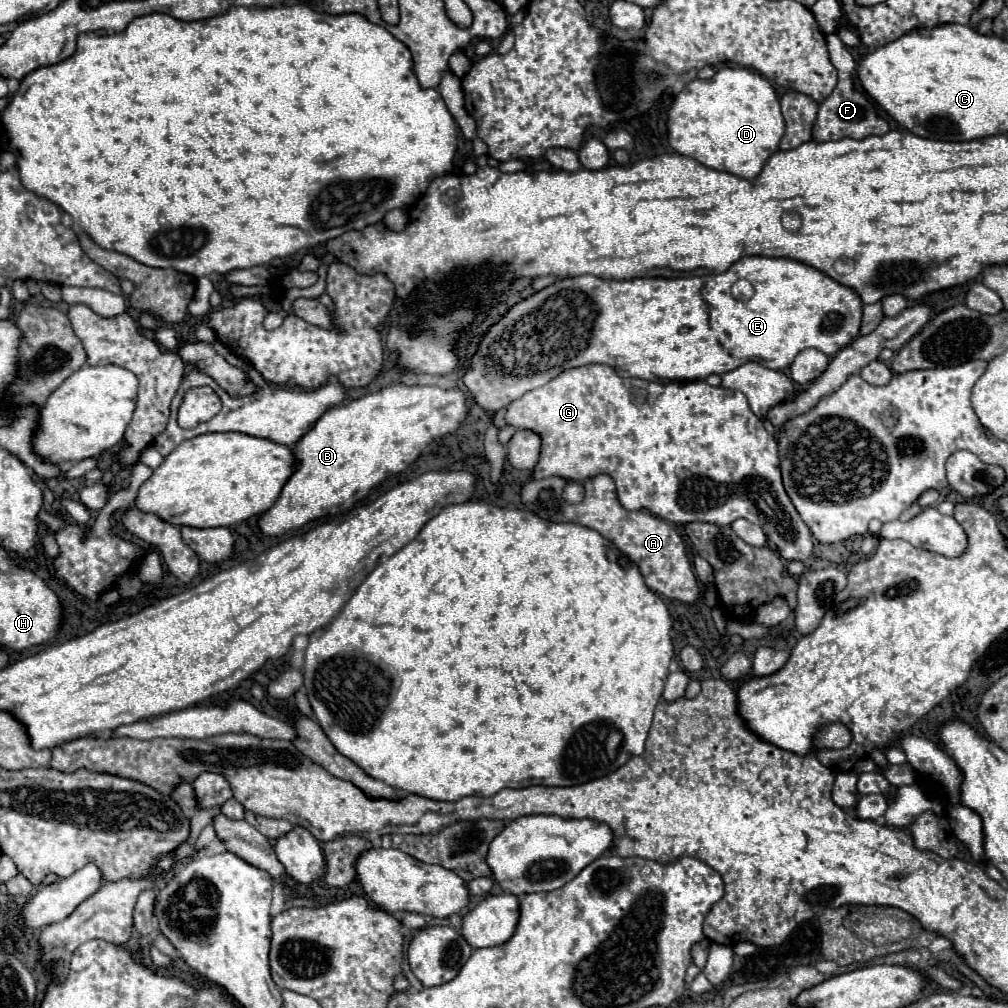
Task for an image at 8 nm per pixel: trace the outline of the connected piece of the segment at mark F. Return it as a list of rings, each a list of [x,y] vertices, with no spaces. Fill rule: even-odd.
[[[828,35],[828,51],[834,67],[838,69],[838,85],[836,89],[826,97],[826,101],[820,105],[818,119],[814,123],[814,141],[836,141],[842,137],[868,137],[868,135],[882,135],[890,131],[888,121],[880,115],[880,109],[876,101],[860,93],[854,85],[854,71],[856,63],[852,55],[848,53],[846,45],[838,39],[838,35]]]

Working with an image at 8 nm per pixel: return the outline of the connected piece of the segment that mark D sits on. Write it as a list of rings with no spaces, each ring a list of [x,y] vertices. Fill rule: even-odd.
[[[722,67],[712,79],[694,79],[690,81],[672,101],[666,117],[668,143],[670,147],[686,157],[696,159],[704,167],[726,171],[742,179],[754,179],[766,159],[778,151],[780,137],[784,135],[784,119],[780,113],[780,103],[770,81],[750,69],[742,67]]]

